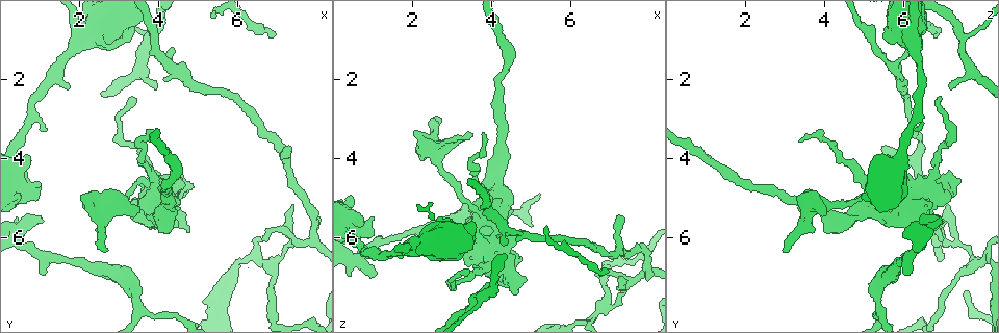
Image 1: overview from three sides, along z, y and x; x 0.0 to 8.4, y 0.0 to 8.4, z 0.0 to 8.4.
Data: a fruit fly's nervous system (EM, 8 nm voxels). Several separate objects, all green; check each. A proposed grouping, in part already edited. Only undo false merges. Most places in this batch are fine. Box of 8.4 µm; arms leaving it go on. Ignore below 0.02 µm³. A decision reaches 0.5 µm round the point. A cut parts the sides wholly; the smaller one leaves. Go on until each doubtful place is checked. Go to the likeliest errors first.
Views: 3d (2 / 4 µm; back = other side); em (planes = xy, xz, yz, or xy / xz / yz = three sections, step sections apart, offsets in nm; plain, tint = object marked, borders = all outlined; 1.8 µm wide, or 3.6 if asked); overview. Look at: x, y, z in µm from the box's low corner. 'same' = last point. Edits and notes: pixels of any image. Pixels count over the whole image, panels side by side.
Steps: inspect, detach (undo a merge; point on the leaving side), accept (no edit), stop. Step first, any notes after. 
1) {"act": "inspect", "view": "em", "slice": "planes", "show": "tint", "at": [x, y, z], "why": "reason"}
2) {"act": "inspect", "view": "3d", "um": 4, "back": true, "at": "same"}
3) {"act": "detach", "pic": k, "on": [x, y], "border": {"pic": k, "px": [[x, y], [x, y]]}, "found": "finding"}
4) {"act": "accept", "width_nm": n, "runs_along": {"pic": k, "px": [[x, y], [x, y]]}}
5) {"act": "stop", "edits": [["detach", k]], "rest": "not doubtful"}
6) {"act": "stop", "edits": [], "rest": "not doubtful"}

{"act": "inspect", "view": "em", "slice": "planes", "show": "plain", "at": [3.80, 4.25, 6.80], "why": "calibre changes"}

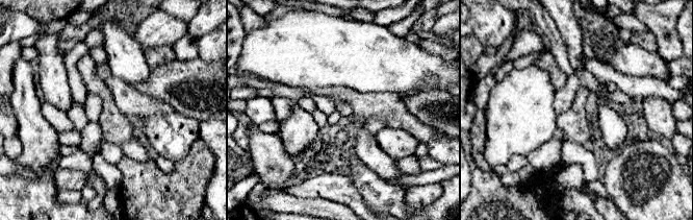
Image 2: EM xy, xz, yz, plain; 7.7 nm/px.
{"act": "inspect", "view": "em", "slice": "planes", "show": "tint", "at": "same", "why": "with the object marked"}

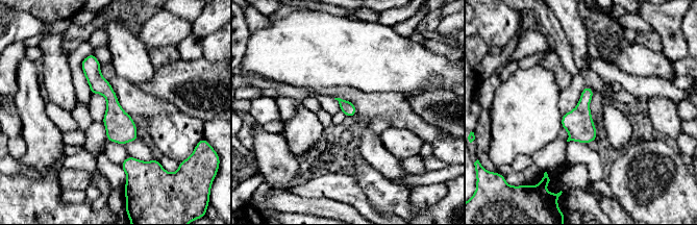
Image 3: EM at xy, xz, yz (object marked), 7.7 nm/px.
{"act": "accept", "runs_along": {"pic": 3, "px": [[90, 57], [115, 119], [133, 138]]}, "found": "all the same neuron"}

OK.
{"act": "inspect", "view": "3d", "um": 4, "at": [3.85, 5.05, 5.45], "why": "thick turns thin"}

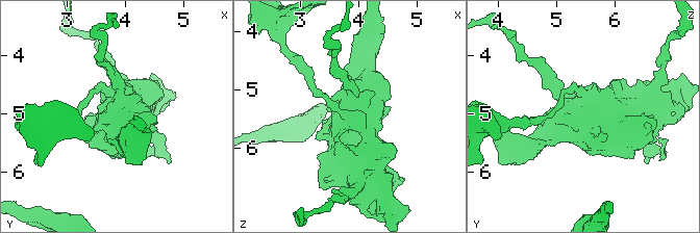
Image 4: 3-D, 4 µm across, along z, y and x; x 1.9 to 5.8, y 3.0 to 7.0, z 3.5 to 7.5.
{"act": "inspect", "view": "em", "slice": "xy", "step": 8, "show": "tint", "at": [3.90, 5.00, 5.40], "why": "need the tissue"}

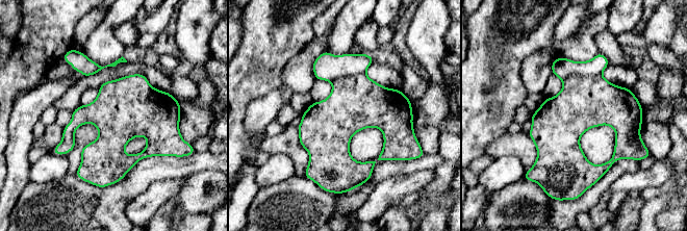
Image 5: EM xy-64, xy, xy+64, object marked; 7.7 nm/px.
{"act": "inspect", "view": "em", "slice": "planes", "show": "borders", "at": "same"}

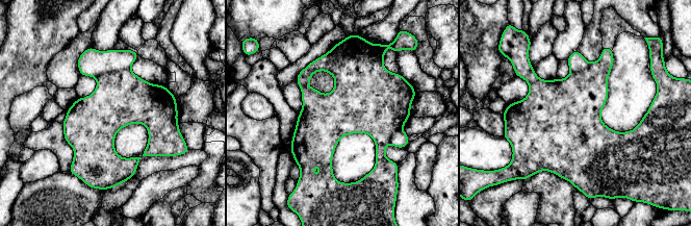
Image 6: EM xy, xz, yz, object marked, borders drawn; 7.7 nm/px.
{"act": "detach", "pic": 6, "on": [92, 63], "border": {"pic": 6, "px": [[129, 68], [103, 72], [96, 77]]}, "found": "two neurons meet here"}

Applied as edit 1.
{"act": "inspect", "view": "3d", "um": 2, "at": [6.80, 6.70, 7.80], "why": "arms part here"}

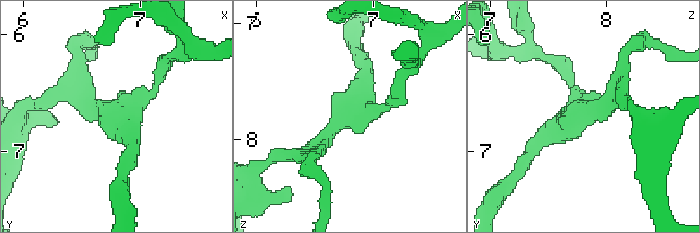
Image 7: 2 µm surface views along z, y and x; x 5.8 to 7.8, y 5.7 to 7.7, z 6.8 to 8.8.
{"act": "inspect", "view": "em", "slice": "yz", "step": 4, "show": "tint", "at": [6.80, 6.64, 7.82], "why": "need the tissue"}

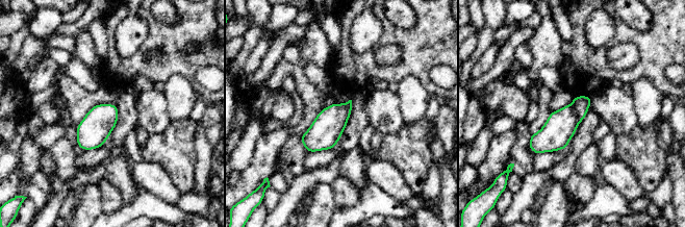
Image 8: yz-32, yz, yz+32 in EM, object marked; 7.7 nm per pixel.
{"act": "inspect", "view": "em", "slice": "planes", "show": "tint", "at": "same", "why": "cut it another way"}

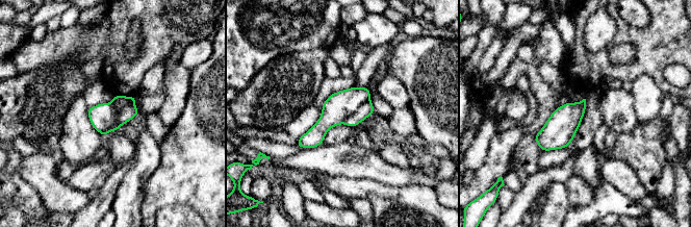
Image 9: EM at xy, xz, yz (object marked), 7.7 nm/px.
{"act": "detach", "pic": 9, "on": [366, 109], "arms": 3, "border": {"pic": 9, "px": [[369, 100], [365, 101], [341, 122]]}, "found": "two neurons meet here"}

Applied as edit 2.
{"act": "stop", "edits": [["detach", 6], ["detach", 9]], "rest": "not doubtful"}

